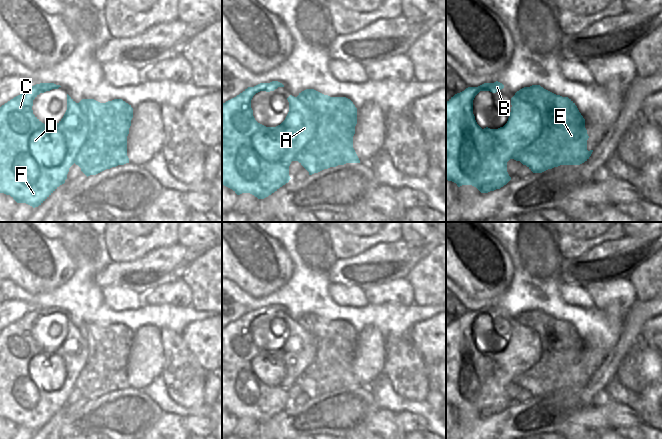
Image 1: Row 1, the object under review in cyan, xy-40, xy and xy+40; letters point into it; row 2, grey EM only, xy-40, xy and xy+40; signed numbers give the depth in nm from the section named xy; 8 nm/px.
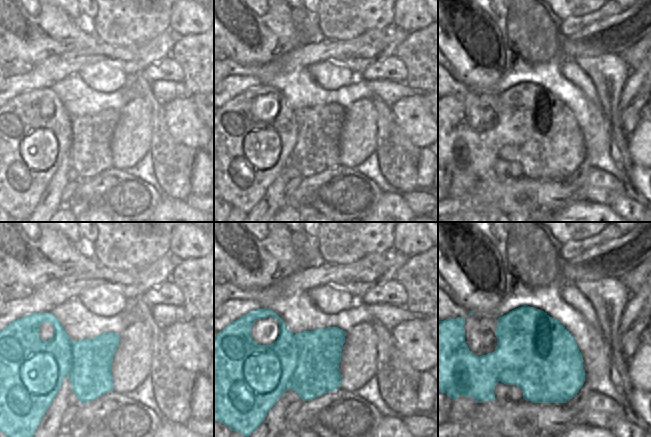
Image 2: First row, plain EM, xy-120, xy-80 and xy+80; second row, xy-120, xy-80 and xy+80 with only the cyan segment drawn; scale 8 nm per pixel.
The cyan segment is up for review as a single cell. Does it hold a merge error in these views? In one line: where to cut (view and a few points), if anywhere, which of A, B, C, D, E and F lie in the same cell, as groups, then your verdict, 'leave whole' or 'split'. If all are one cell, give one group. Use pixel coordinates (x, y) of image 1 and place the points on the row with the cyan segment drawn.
cut xy+40 (515, 94), (538, 112), (540, 134), (512, 158); groups A B C D F / E; split

